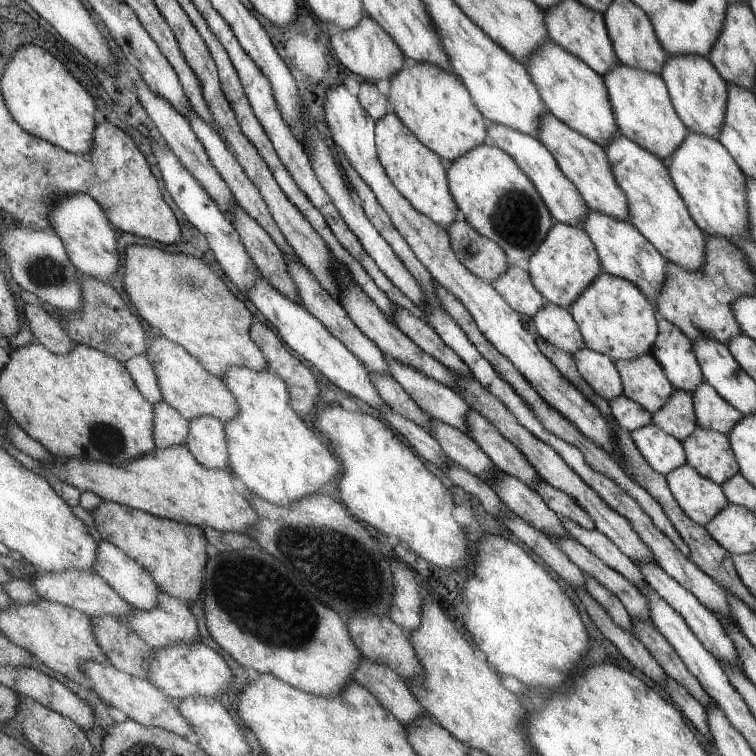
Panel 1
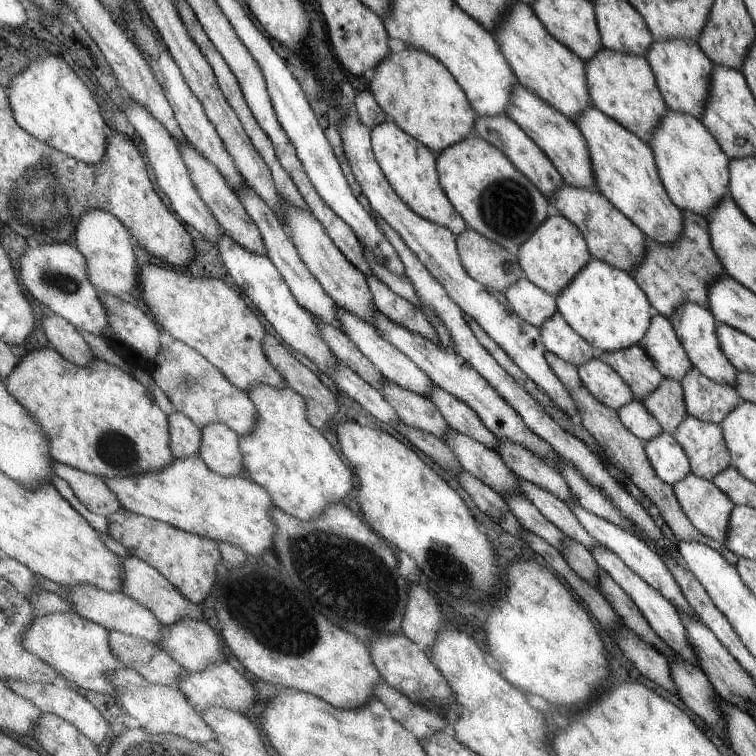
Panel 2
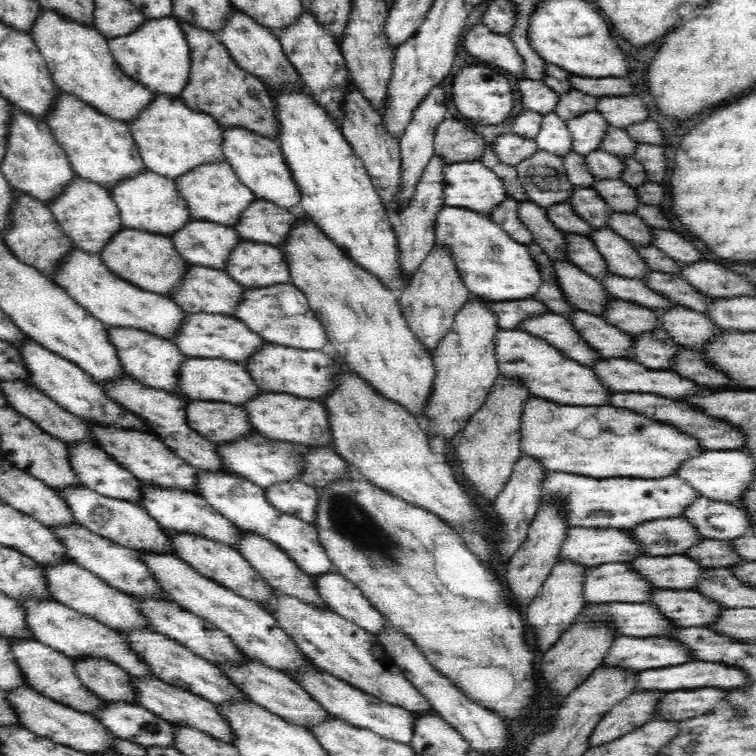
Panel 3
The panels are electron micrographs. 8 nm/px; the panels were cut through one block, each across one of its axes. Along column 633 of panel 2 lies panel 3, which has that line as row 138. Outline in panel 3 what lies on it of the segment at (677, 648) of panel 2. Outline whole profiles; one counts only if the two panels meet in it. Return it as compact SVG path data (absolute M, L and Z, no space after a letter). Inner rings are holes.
M587 111L566 121L571 136L571 150L586 156L599 148L599 142L608 128L608 122L598 112Z

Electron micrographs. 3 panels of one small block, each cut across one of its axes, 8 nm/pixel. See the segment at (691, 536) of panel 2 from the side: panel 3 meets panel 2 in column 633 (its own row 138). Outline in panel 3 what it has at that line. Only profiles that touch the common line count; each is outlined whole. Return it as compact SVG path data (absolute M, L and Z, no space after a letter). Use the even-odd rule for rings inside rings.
M448 116L435 130L434 146L434 154L442 162L457 163L478 161L489 144L462 121Z

